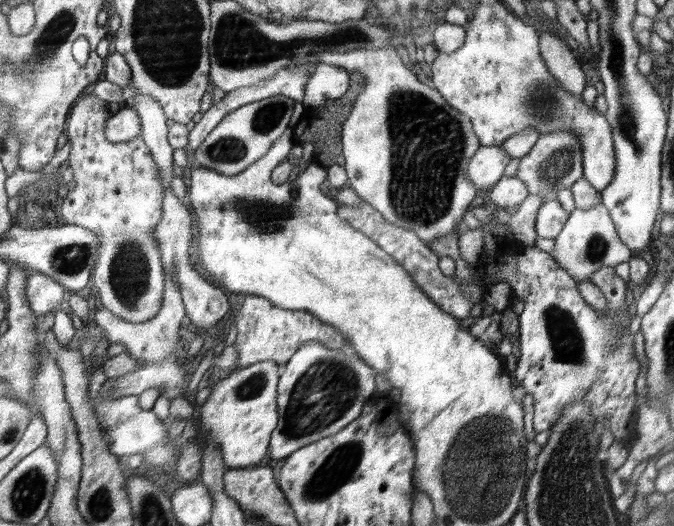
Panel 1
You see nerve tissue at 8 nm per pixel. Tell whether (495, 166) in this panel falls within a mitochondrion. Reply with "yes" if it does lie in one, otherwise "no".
no

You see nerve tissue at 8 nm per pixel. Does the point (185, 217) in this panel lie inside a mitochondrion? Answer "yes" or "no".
no

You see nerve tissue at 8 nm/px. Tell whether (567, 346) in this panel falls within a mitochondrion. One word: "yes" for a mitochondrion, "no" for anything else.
yes

